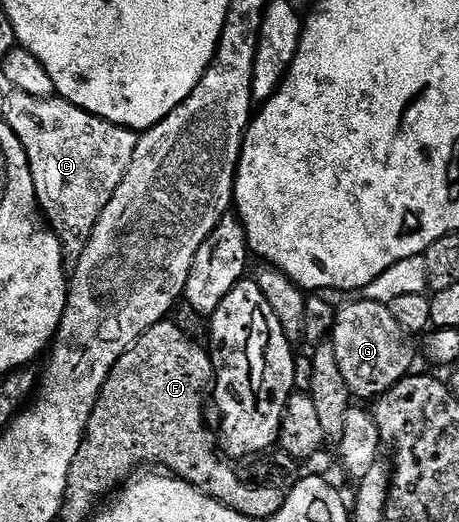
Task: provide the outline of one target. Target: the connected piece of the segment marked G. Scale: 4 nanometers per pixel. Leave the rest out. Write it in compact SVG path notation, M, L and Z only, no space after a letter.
M354 299L351 305L341 306L337 310L332 344L336 351L336 363L340 363L340 371L344 374L344 383L348 383L350 392L355 398L377 399L413 370L410 368L414 365L414 349L410 346L410 341L411 338L402 330L400 323L392 319L389 304Z

